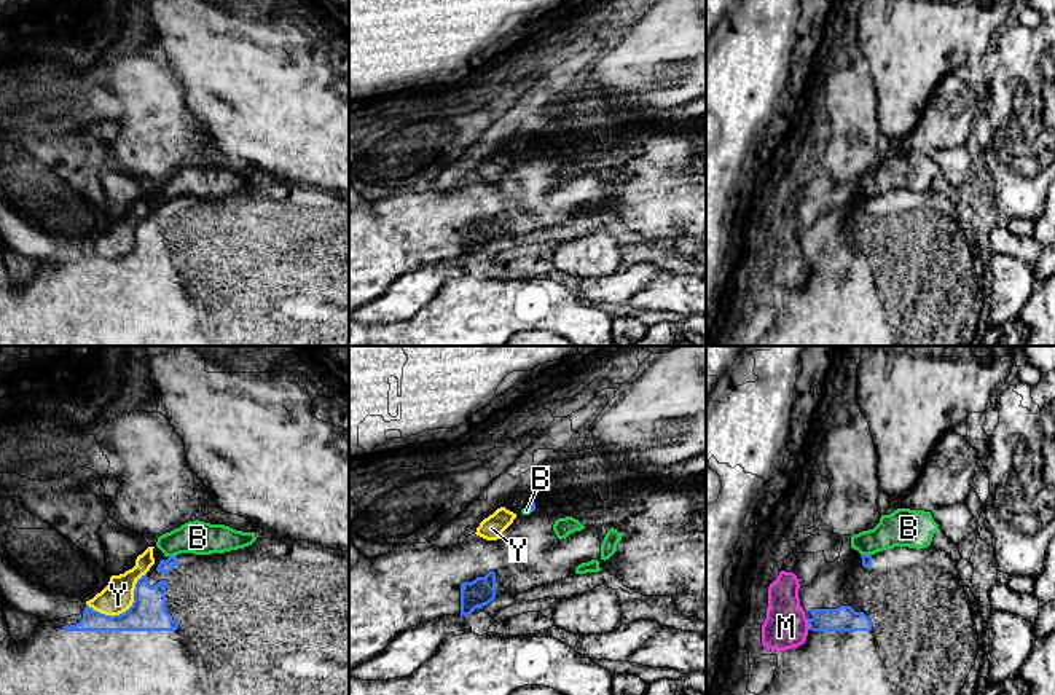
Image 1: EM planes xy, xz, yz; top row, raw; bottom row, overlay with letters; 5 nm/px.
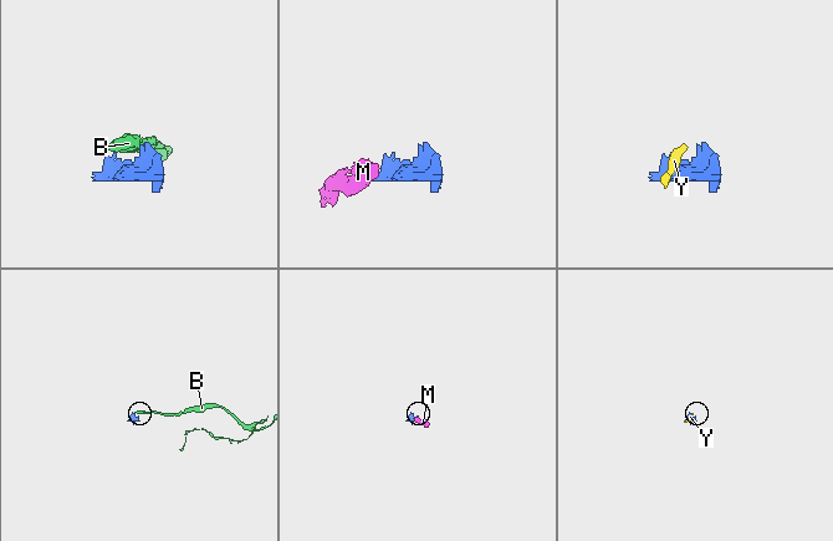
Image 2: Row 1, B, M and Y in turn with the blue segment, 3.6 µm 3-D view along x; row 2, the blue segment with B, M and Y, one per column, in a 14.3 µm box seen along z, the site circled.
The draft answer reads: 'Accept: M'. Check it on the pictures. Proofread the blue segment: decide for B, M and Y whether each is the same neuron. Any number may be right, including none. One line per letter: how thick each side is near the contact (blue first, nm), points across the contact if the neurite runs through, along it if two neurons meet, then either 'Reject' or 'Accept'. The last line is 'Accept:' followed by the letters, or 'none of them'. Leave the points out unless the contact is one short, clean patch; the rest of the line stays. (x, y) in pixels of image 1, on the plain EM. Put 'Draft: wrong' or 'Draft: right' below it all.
B: Thickness 60 nm (blue) against 170 nm. Boundary: xy (176, 196), (169, 200). Reject
M: Thickness 130 nm (blue) against 220 nm. Boundary: yz (807, 262), (810, 271). Reject
Y: Thickness 180 nm (blue) against 160 nm. Reject
Accept: none of them
Draft: wrong

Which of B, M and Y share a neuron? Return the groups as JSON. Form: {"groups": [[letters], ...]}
{"groups": [["B", "Y"], ["M"]]}

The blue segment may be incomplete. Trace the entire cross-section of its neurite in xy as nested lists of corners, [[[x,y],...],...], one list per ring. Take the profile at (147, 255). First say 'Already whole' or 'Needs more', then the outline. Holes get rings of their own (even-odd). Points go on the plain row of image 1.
Needs more. [[[257,182],[249,190],[225,196],[180,196],[175,199],[164,199],[137,223],[134,245],[126,255],[112,260],[94,253],[86,247],[80,258],[41,266],[46,269],[38,269],[38,273],[22,287],[16,287],[11,282],[11,277],[0,285],[0,346],[349,346],[349,194],[324,191],[306,183]]]

